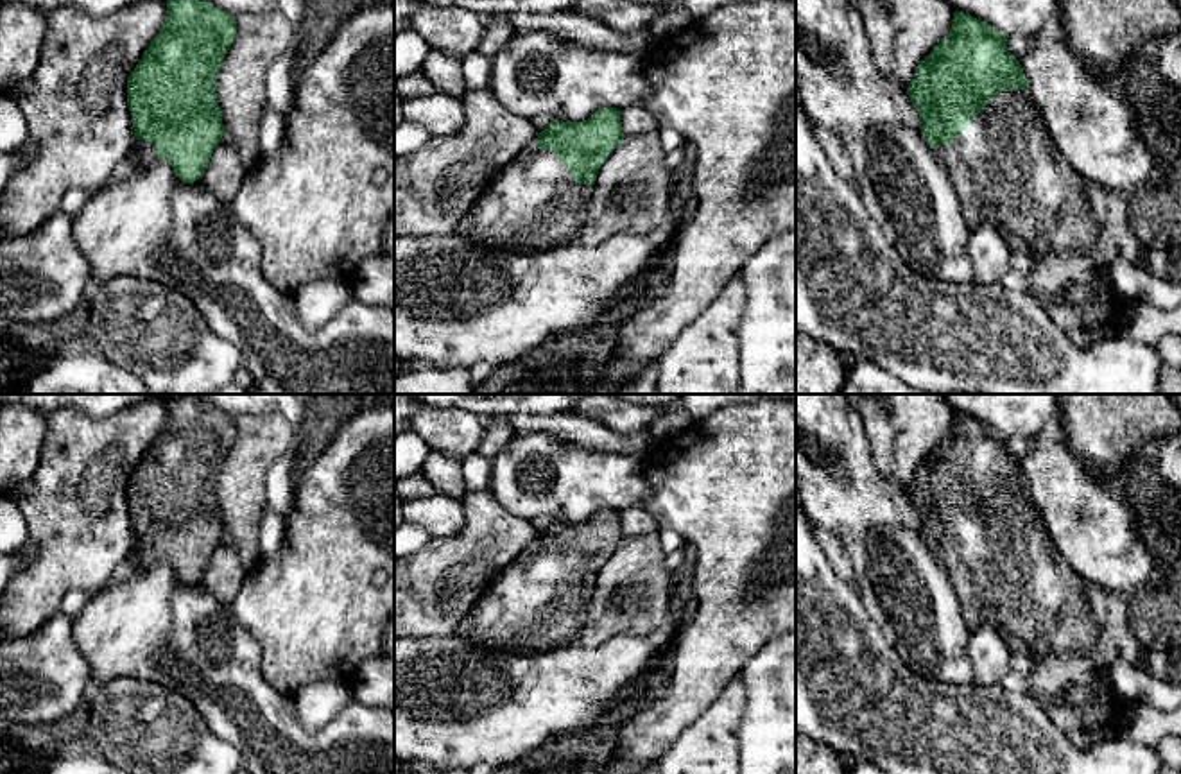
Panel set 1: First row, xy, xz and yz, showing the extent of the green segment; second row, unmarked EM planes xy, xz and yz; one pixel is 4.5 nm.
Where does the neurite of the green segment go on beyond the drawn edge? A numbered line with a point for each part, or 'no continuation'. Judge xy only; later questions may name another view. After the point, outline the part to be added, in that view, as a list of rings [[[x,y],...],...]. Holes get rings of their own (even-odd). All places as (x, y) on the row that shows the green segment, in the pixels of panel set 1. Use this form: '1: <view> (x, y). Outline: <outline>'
1: xy (146, 151). Outline: [[[134,138],[133,147],[138,154],[138,158],[133,161],[134,167],[149,167],[158,161],[158,152],[152,143]]]

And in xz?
1: xz (533, 205). Outline: [[[534,140],[495,177],[453,233],[514,253],[561,247],[577,238],[593,204],[593,185],[575,183],[568,167]]]

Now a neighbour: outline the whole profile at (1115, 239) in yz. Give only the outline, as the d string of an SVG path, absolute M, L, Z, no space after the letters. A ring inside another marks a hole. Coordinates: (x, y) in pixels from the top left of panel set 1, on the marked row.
M1086 185L1084 201L1097 222L1097 235L1082 249L1048 251L1034 258L1025 272L1029 294L1047 310L1057 326L1077 348L1091 348L1097 340L1118 337L1131 303L1124 299L1111 283L1111 267L1118 260L1140 263L1142 245L1129 222L1129 195L1099 185ZM1068 285L1093 287L1099 301L1090 308L1068 305L1063 288Z

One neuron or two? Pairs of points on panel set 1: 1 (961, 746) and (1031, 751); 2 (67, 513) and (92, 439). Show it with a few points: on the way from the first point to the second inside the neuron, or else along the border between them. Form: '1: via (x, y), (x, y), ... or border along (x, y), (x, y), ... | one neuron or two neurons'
1: via (979, 746), (1013, 751) | one neuron
2: via (68, 495), (68, 486), (88, 457) | one neuron

